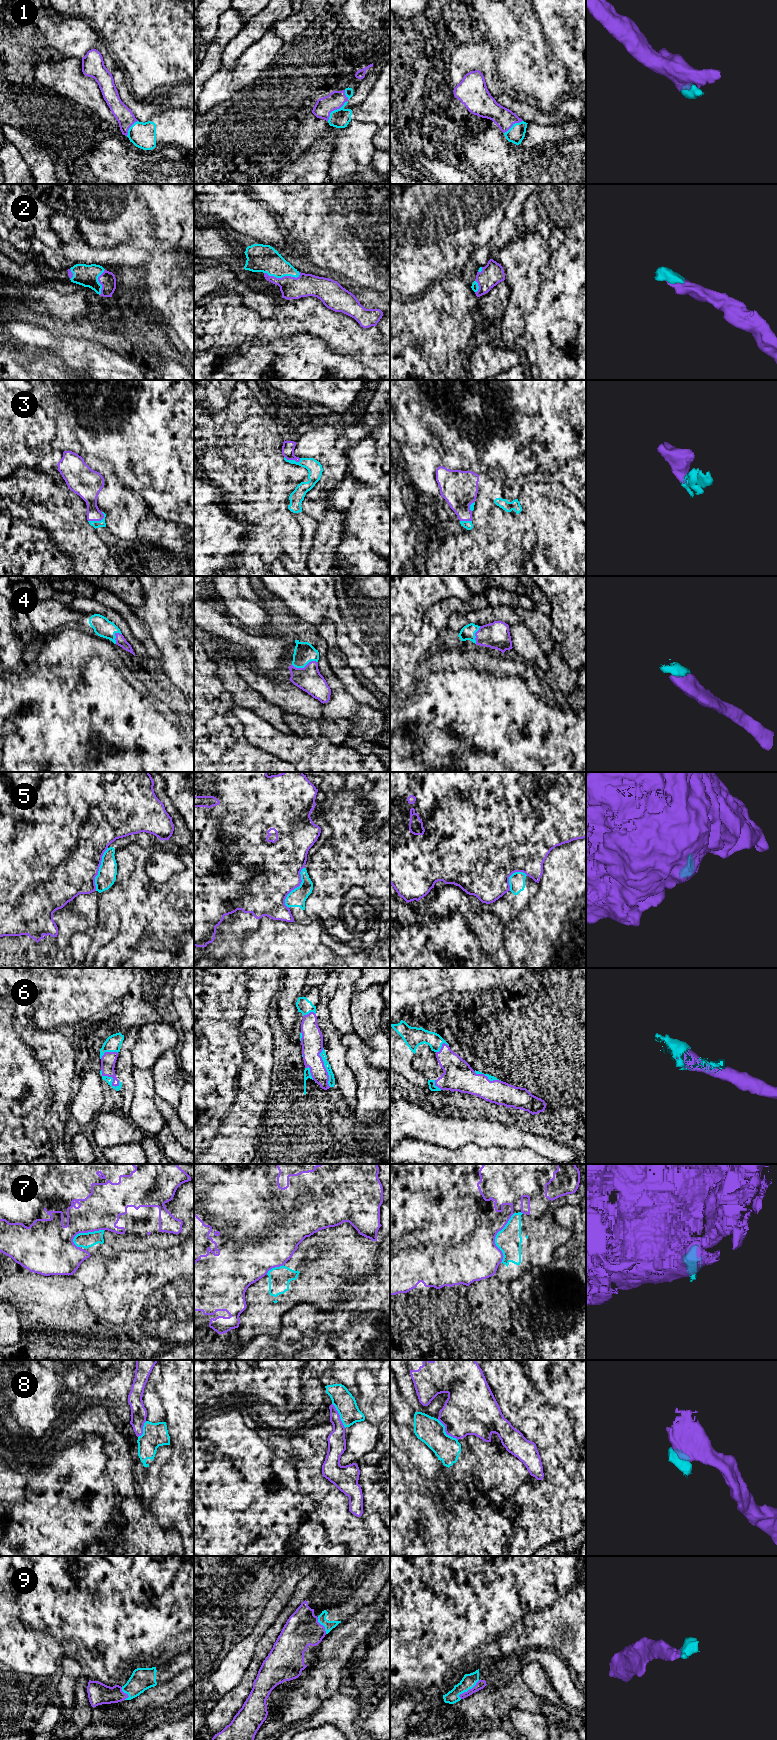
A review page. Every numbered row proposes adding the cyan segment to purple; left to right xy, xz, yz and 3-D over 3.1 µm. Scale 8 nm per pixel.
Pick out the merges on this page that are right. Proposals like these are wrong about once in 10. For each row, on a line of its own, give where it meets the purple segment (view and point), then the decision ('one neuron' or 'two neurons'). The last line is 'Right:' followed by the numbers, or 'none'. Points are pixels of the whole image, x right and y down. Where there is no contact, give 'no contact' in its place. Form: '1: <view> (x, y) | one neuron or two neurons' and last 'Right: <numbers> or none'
1: xz (340, 107) | one neuron
2: xz (282, 277) | one neuron
3: xy (97, 520) | one neuron
4: xz (305, 666) | one neuron
5: xz (296, 887) | two neurons
6: xz (324, 1067) | one neuron
7: yz (494, 1238) | two neurons
8: yz (445, 1431) | two neurons
9: yz (469, 1689) | one neuron
Right: 1, 2, 3, 4, 6, 9

